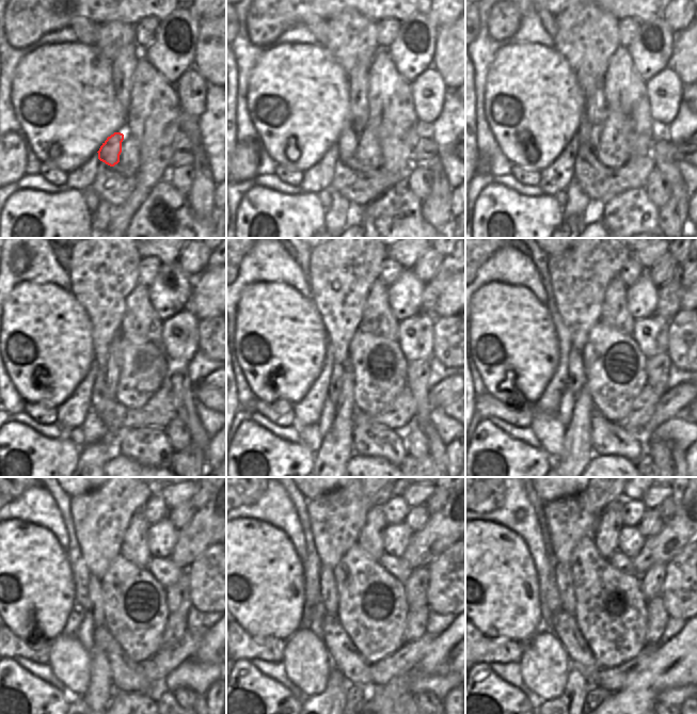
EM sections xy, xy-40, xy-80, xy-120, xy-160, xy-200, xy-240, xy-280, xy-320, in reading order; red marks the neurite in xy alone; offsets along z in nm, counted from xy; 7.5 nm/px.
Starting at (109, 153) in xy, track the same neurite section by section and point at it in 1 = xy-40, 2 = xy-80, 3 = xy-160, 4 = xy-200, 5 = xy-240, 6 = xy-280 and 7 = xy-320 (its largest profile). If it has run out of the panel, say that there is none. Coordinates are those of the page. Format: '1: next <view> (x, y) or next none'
1: next xy-40 (348, 141)
2: next xy-80 (584, 132)
3: next xy-160 (342, 270)
4: next xy-200 (580, 276)
5: next xy-240 (101, 516)
6: next xy-280 (336, 518)
7: next xy-320 (571, 519)

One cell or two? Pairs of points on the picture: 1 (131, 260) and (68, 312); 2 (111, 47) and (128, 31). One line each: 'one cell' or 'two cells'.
1: two cells
2: one cell

